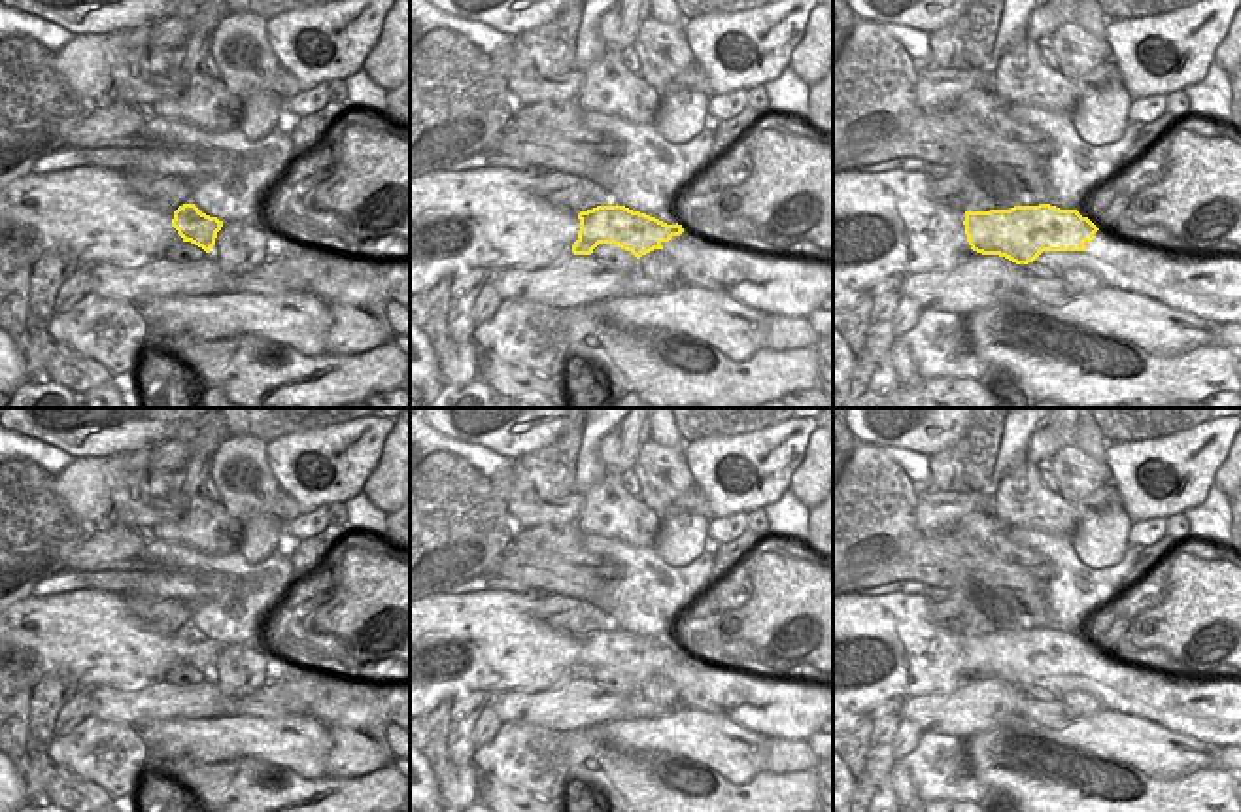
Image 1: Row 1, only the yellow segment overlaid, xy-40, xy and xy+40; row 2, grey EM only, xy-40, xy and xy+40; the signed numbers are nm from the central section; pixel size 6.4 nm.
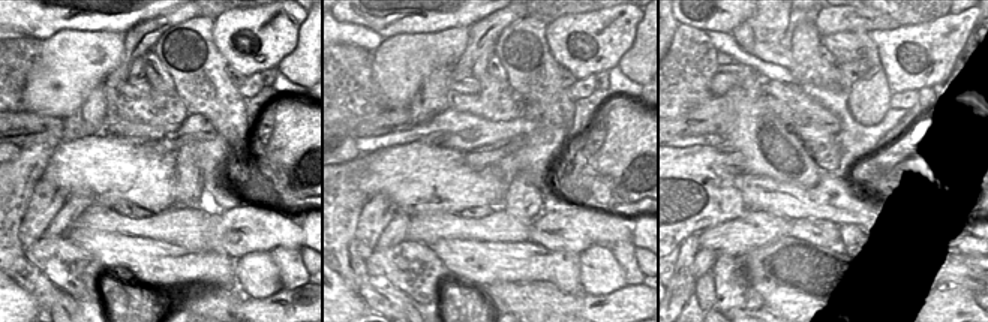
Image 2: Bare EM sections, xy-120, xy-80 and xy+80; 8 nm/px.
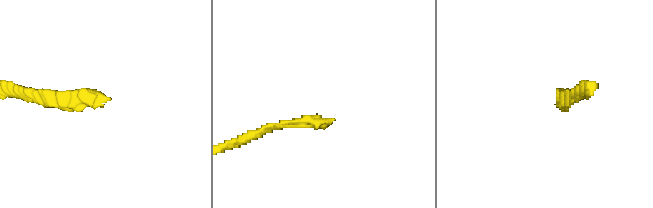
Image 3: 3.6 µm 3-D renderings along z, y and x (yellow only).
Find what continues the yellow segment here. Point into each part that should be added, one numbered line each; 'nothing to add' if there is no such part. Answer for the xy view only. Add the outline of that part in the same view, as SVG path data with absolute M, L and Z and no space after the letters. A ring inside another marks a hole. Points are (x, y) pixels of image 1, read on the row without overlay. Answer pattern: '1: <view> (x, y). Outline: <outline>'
1: xy (796, 709). Outline: M688 653L661 668L661 674L676 684L684 706L714 712L765 738L808 740L833 718L833 682L763 678L729 667L697 663Z

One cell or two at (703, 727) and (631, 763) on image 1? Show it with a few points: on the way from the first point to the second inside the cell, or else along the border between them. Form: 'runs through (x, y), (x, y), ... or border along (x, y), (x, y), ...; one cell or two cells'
border along (616, 746), (660, 748), (688, 756), (701, 765); two cells

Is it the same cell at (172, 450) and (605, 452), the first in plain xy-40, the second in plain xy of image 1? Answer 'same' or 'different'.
same

